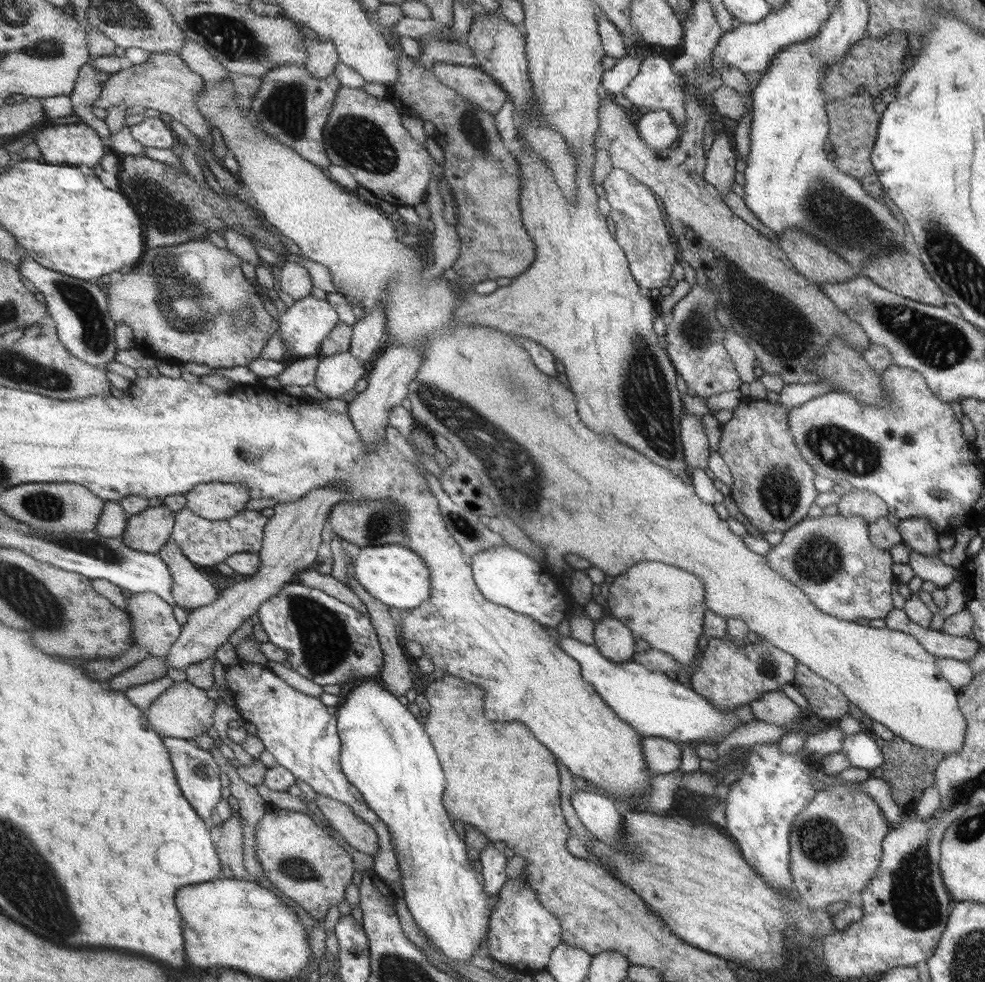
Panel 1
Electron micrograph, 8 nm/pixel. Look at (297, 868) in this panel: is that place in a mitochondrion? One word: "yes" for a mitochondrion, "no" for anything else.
yes

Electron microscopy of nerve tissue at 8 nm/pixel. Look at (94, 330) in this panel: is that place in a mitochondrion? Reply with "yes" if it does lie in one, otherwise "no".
yes

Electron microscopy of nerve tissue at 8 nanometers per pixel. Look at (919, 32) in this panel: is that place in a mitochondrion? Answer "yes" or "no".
no

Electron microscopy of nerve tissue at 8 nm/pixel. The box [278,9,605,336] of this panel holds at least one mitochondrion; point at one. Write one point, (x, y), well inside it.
(356, 140)

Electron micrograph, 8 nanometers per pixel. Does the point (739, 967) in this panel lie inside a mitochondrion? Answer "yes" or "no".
no

